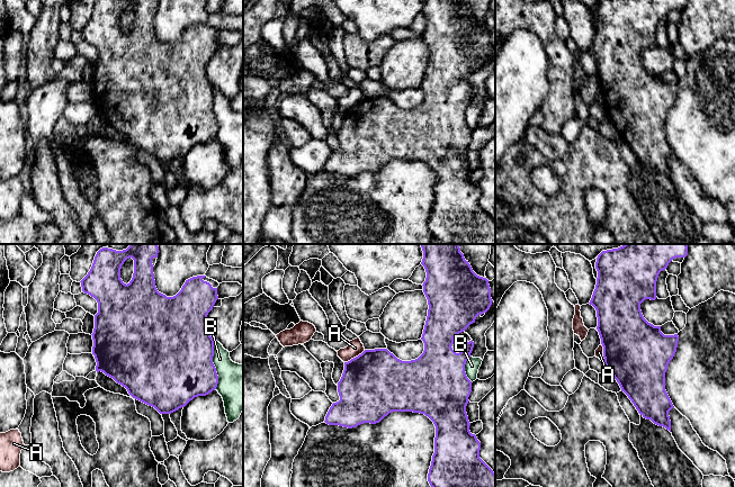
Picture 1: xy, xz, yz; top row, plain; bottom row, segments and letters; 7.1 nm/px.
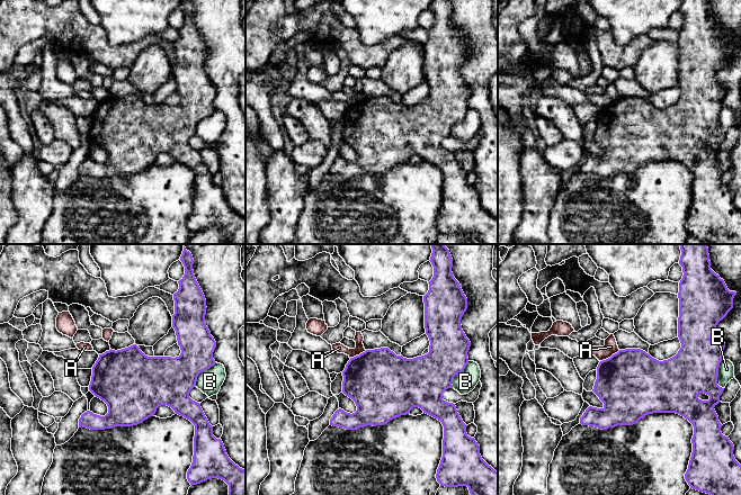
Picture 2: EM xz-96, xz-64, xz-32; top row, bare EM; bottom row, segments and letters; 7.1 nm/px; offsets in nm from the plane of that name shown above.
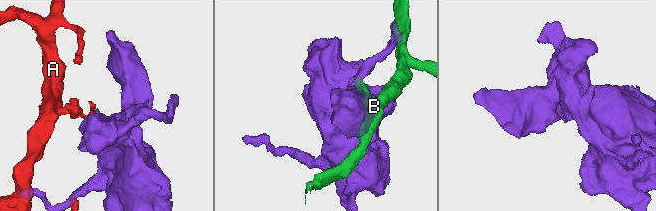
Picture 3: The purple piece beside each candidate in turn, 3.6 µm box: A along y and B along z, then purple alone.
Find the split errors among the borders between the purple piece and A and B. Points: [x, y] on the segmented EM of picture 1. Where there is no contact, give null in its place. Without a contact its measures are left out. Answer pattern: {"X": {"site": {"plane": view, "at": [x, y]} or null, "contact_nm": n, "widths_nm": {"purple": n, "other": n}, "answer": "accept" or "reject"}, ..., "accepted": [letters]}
{"A": {"site": {"plane": "xz", "at": [356, 357]}, "contact_nm": 180, "widths_nm": {"purple": 460, "other": 110}, "answer": "reject"}, "B": {"site": {"plane": "xy", "at": [213, 364]}, "contact_nm": 360, "widths_nm": {"purple": 500, "other": 300}, "answer": "reject"}, "accepted": []}

